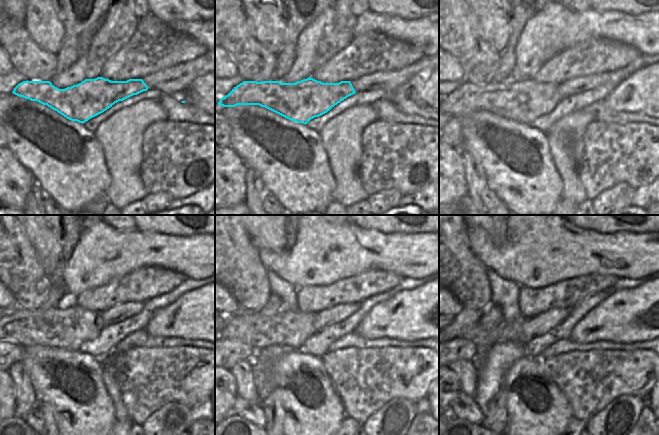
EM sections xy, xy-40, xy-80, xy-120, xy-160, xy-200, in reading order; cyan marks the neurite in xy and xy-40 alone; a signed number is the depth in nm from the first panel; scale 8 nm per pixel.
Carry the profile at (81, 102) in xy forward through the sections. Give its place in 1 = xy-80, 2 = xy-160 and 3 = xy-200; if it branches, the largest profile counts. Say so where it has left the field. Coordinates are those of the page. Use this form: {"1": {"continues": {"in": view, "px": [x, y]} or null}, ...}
{"1": {"continues": {"in": "xy-80", "px": [523, 101]}}, "2": {"continues": {"in": "xy-160", "px": [291, 329]}}, "3": {"continues": {"in": "xy-200", "px": [483, 338]}}}

